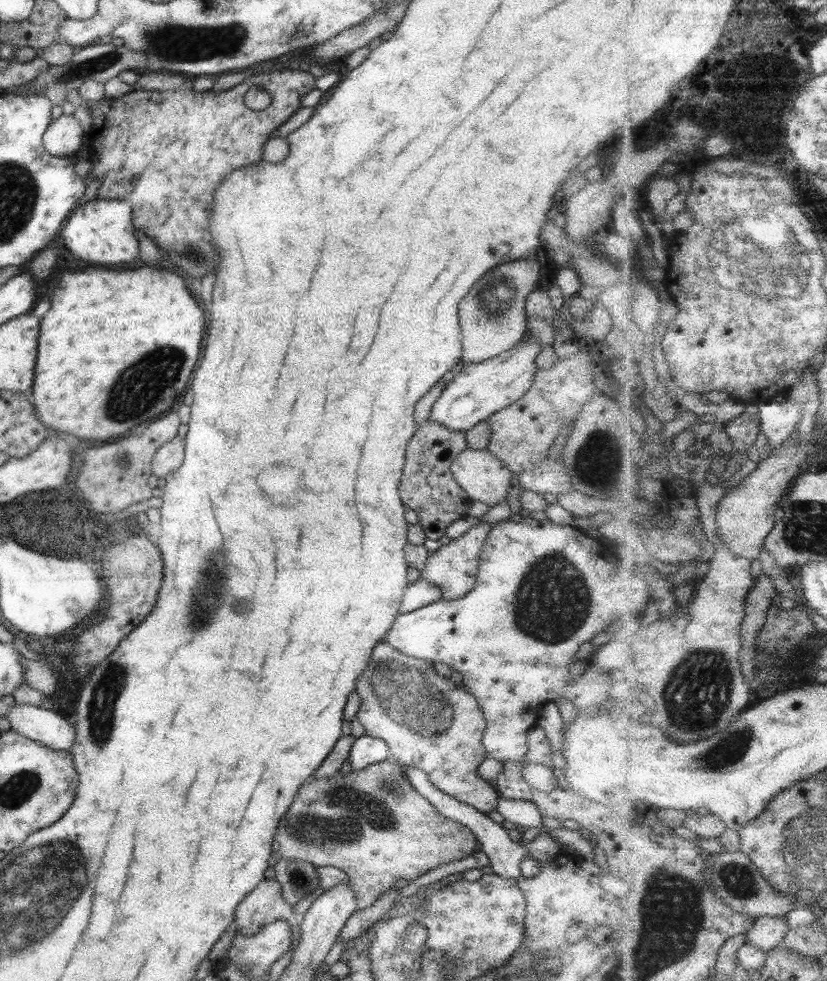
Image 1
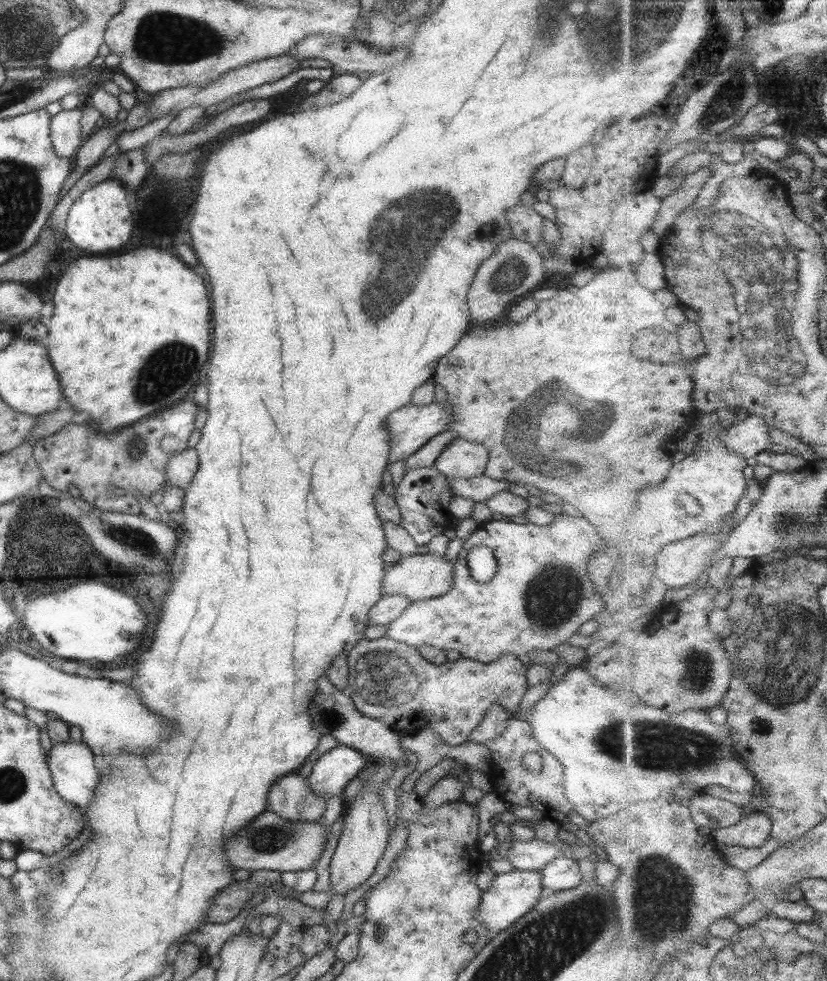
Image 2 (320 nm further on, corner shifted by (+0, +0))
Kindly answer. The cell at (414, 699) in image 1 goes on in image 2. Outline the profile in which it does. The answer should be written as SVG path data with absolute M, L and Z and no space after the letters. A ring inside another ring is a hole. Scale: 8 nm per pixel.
M379 637L371 640L357 640L354 643L355 646L349 650L349 654L346 656L346 665L348 668L347 675L347 694L349 698L352 700L354 707L362 712L365 716L368 716L372 719L377 719L383 721L385 724L389 725L389 728L392 728L399 735L408 735L413 734L414 732L419 732L421 729L431 729L436 732L436 737L448 744L449 746L457 746L458 744L463 744L467 741L468 732L471 732L475 726L477 726L477 722L481 720L485 709L493 702L500 704L505 710L511 712L512 714L518 710L518 704L521 696L528 688L525 683L525 670L526 664L520 663L517 660L517 657L513 656L513 654L505 654L505 656L497 657L497 660L493 660L491 663L481 663L475 660L467 660L465 658L459 658L453 662L446 661L440 665L434 665L429 662L426 662L419 654L415 648L411 648L411 646L407 646L407 644L402 644L395 640L391 640L385 637Z

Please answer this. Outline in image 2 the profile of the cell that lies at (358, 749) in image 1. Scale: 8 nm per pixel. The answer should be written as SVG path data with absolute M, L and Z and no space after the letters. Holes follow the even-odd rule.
M344 744L321 754L306 779L309 791L326 803L332 796L343 796L348 782L370 759Z

